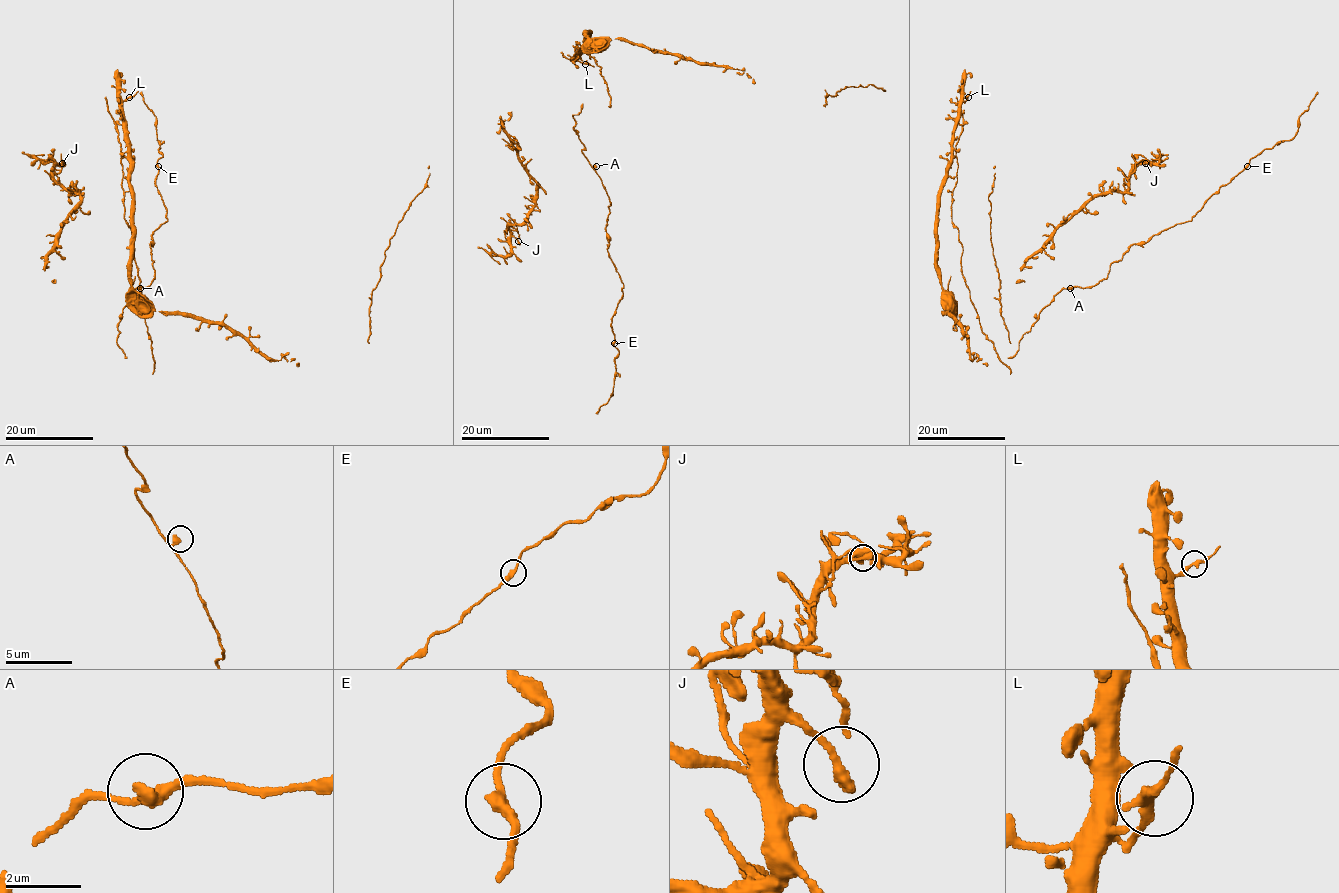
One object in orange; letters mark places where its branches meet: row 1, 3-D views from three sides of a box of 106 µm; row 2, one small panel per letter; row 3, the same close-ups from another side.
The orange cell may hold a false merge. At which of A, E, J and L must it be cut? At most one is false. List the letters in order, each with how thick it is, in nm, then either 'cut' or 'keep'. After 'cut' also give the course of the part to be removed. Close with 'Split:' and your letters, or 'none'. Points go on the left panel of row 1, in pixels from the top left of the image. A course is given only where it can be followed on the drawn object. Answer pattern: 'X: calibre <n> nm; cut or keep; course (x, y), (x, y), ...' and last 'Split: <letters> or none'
A: calibre 280 nm; keep
E: calibre 280 nm; keep
J: calibre 260 nm; keep
L: calibre 300 nm; keep
Split: none

